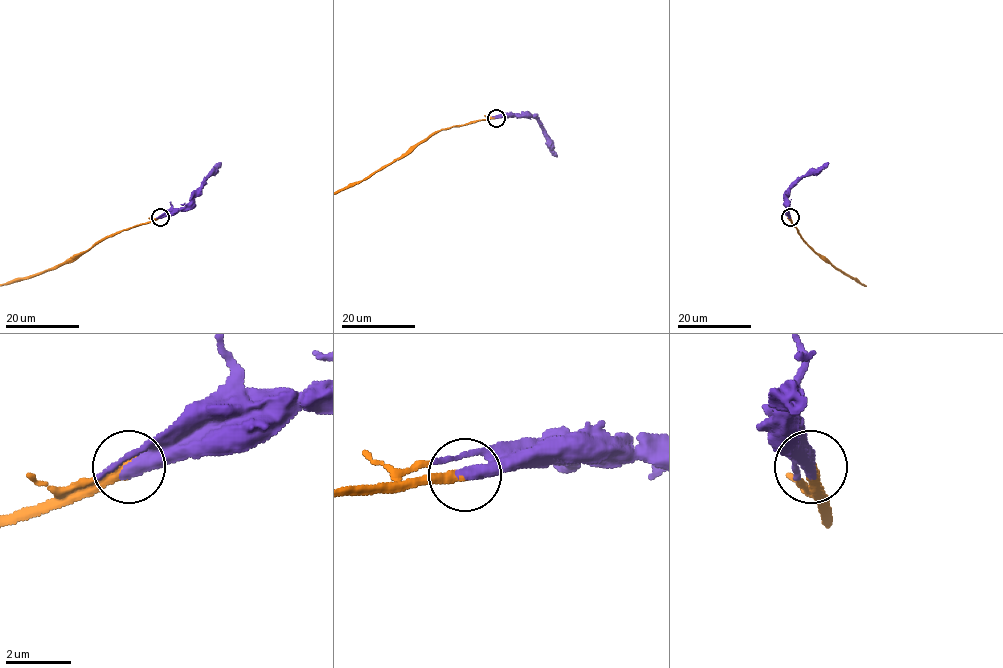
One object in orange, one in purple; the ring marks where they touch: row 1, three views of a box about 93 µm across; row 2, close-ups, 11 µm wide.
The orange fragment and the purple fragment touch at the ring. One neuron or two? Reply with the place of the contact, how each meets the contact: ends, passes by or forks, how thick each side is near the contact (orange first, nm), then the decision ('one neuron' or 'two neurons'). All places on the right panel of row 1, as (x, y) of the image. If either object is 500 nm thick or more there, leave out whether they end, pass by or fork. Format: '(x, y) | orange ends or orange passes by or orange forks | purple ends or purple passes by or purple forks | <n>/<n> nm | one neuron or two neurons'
(790, 217) | 320/500 nm | one neuron

